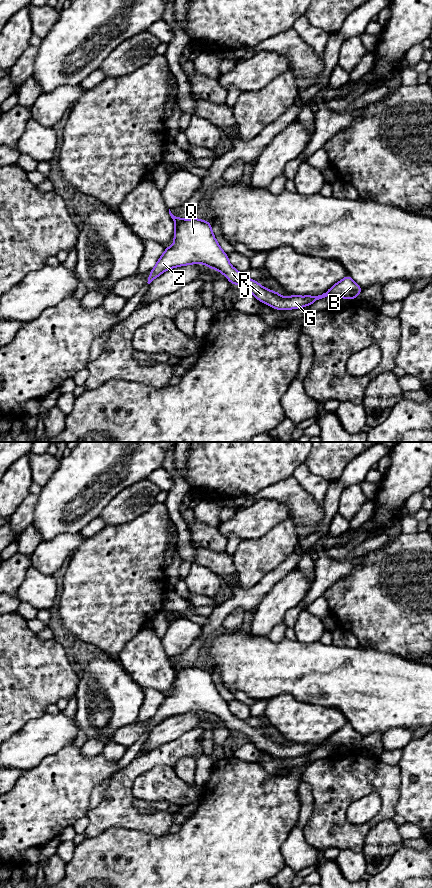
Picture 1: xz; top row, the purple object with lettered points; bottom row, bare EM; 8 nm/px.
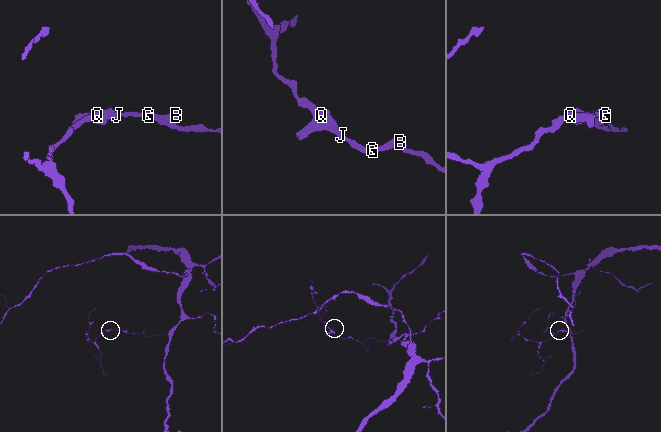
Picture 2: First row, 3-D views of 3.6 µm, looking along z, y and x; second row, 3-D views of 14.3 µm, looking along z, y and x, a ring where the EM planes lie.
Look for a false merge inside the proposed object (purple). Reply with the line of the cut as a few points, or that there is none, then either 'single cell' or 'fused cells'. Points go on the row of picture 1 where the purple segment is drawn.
no cut; single cell

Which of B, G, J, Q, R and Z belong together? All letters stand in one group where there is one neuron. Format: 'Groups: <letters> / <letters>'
Groups: B G J Q R Z

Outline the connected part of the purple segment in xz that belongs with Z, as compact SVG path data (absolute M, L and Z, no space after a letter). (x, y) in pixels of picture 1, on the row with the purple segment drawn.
M170 209L169 214L175 224L174 244L165 248L150 271L148 284L169 269L201 263L221 272L231 284L246 287L257 300L277 310L303 308L327 296L354 300L362 292L362 287L347 275L322 295L282 297L279 292L262 287L230 264L228 255L214 237L210 222L200 218L182 219L174 216Z

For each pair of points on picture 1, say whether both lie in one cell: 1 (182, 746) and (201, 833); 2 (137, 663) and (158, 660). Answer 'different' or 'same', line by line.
1: different
2: same

